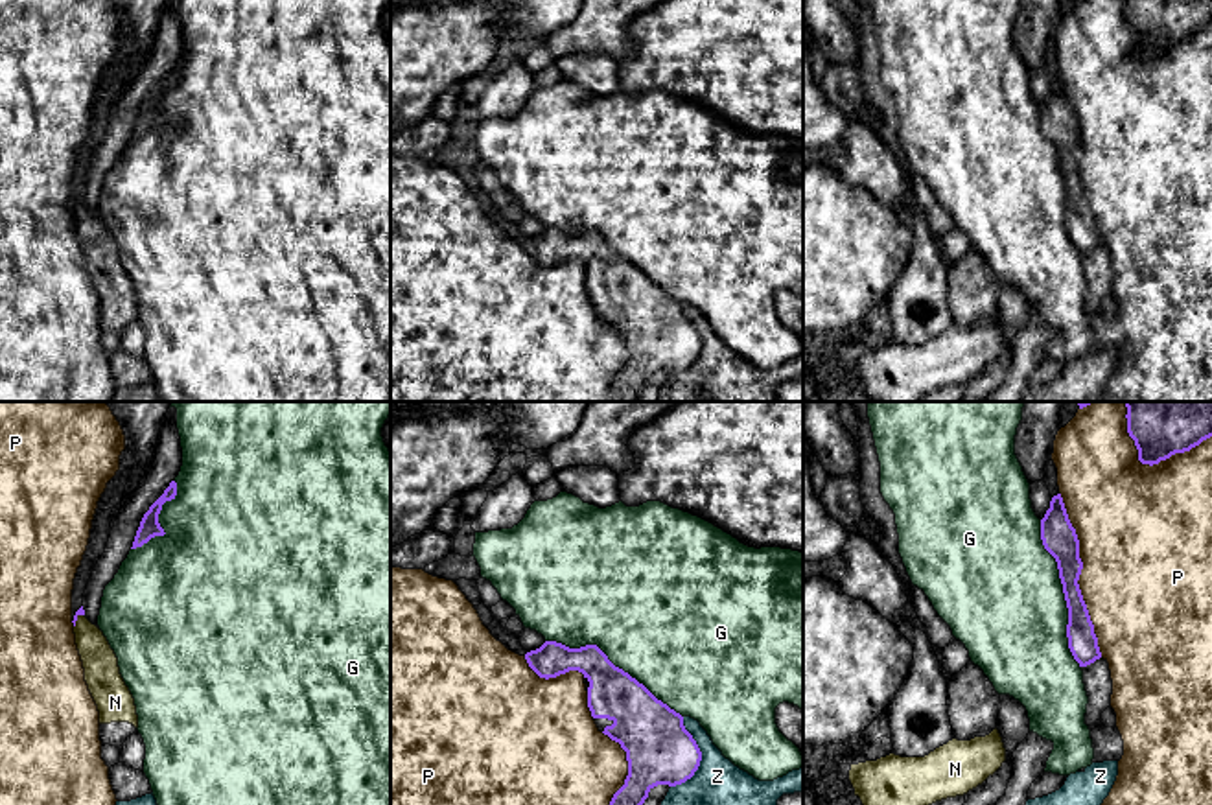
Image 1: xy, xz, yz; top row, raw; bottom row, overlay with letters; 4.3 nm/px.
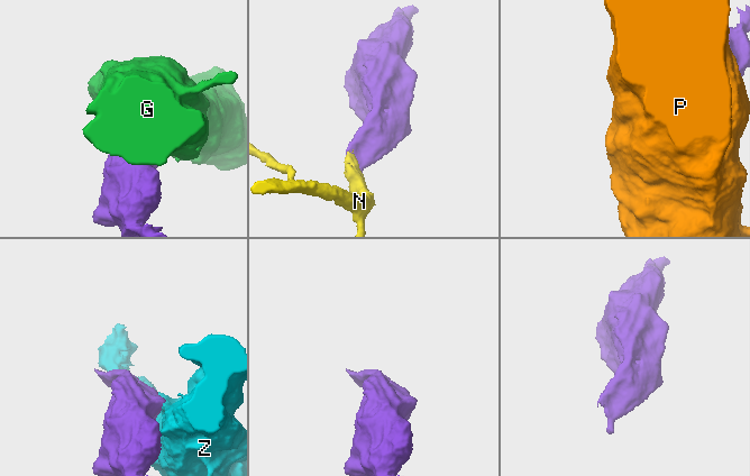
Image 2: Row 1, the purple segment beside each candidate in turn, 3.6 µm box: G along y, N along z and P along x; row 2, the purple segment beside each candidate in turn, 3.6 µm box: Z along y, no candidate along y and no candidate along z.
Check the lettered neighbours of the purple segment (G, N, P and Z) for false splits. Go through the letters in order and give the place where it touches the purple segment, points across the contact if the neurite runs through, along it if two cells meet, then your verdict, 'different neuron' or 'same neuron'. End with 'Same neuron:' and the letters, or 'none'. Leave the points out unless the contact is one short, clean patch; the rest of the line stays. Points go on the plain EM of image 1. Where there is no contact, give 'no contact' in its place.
G: contact yz (1063, 179); different neuron
N: contact xy (76, 207); same neuron
P: contact yz (1080, 161); different neuron
Z: contact xz (700, 345); different neuron
Same neuron: N

